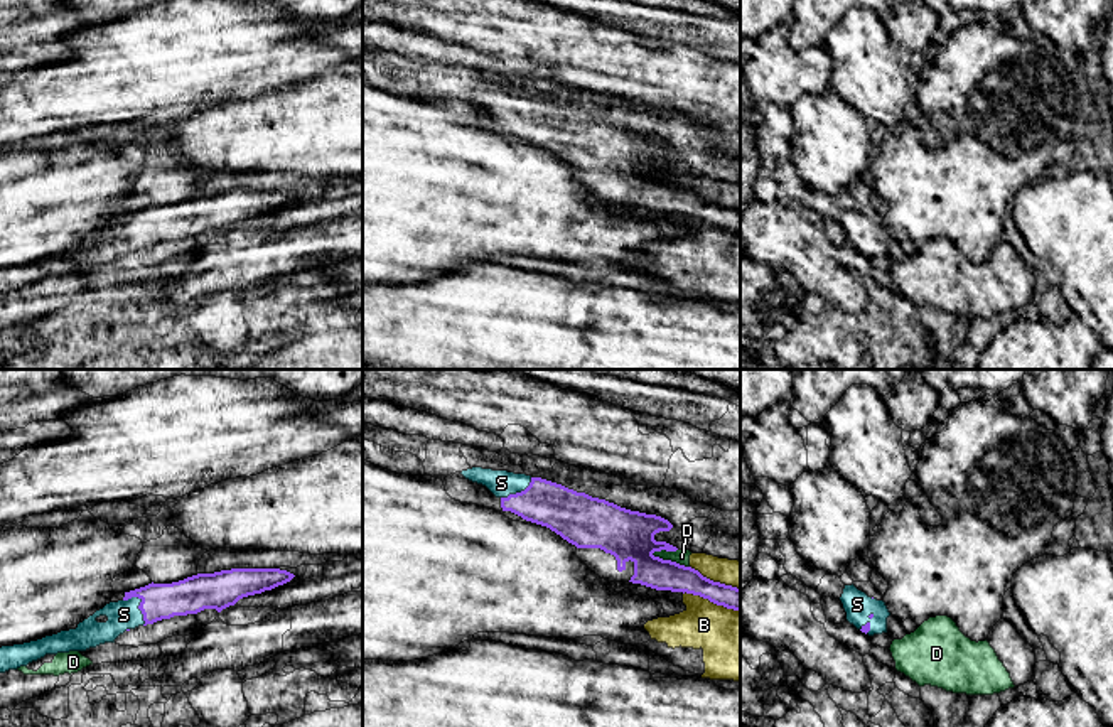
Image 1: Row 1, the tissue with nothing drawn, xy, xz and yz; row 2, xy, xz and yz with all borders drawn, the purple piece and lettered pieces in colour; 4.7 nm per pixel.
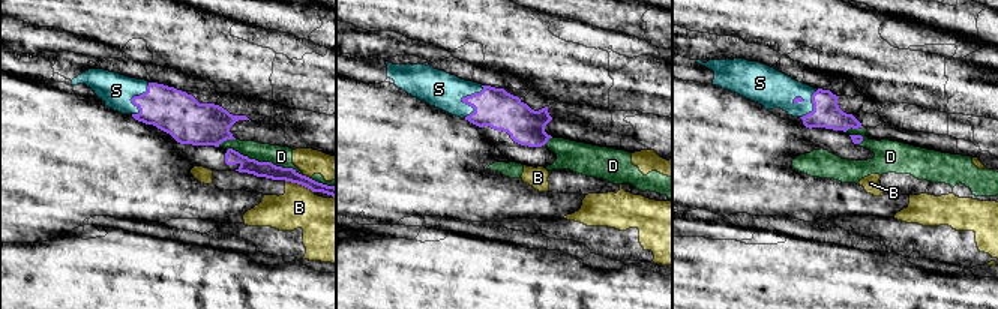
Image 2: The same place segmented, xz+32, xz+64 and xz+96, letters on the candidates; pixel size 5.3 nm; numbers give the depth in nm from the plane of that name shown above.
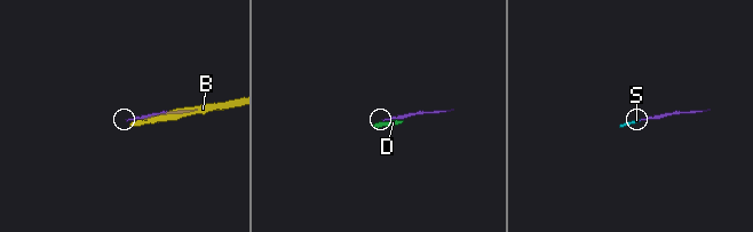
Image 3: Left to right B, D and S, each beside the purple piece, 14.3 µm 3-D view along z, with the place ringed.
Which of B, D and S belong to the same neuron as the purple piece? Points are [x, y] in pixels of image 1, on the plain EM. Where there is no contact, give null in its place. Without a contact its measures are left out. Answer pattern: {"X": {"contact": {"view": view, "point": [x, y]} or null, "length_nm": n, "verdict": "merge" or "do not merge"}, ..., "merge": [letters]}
{"B": {"contact": {"view": "xz", "point": [712, 223]}, "length_nm": 280, "verdict": "do not merge"}, "D": {"contact": {"view": "xz", "point": [670, 183]}, "length_nm": 200, "verdict": "do not merge"}, "S": {"contact": {"view": "xy", "point": [140, 226]}, "length_nm": 160, "verdict": "merge"}, "merge": ["S"]}

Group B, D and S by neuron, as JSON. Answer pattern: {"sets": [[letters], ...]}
{"sets": [["B", "D"], ["S"]]}

